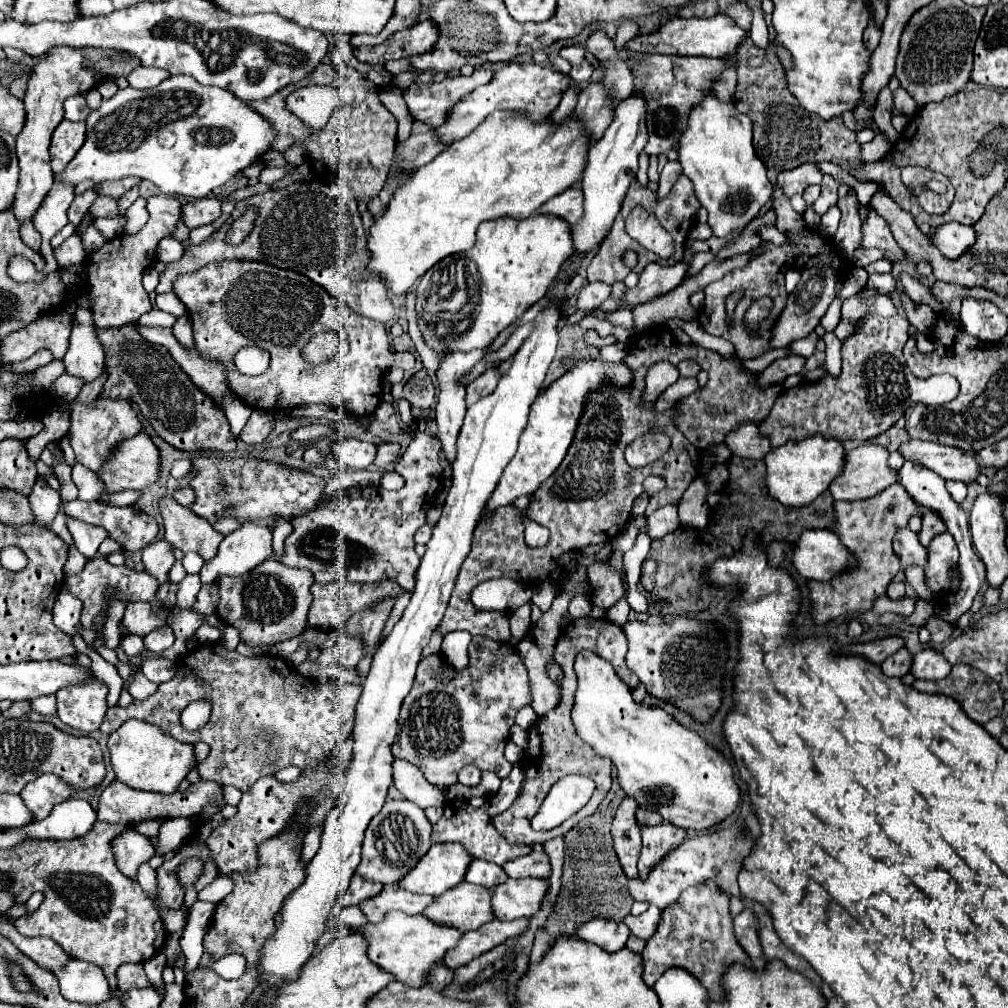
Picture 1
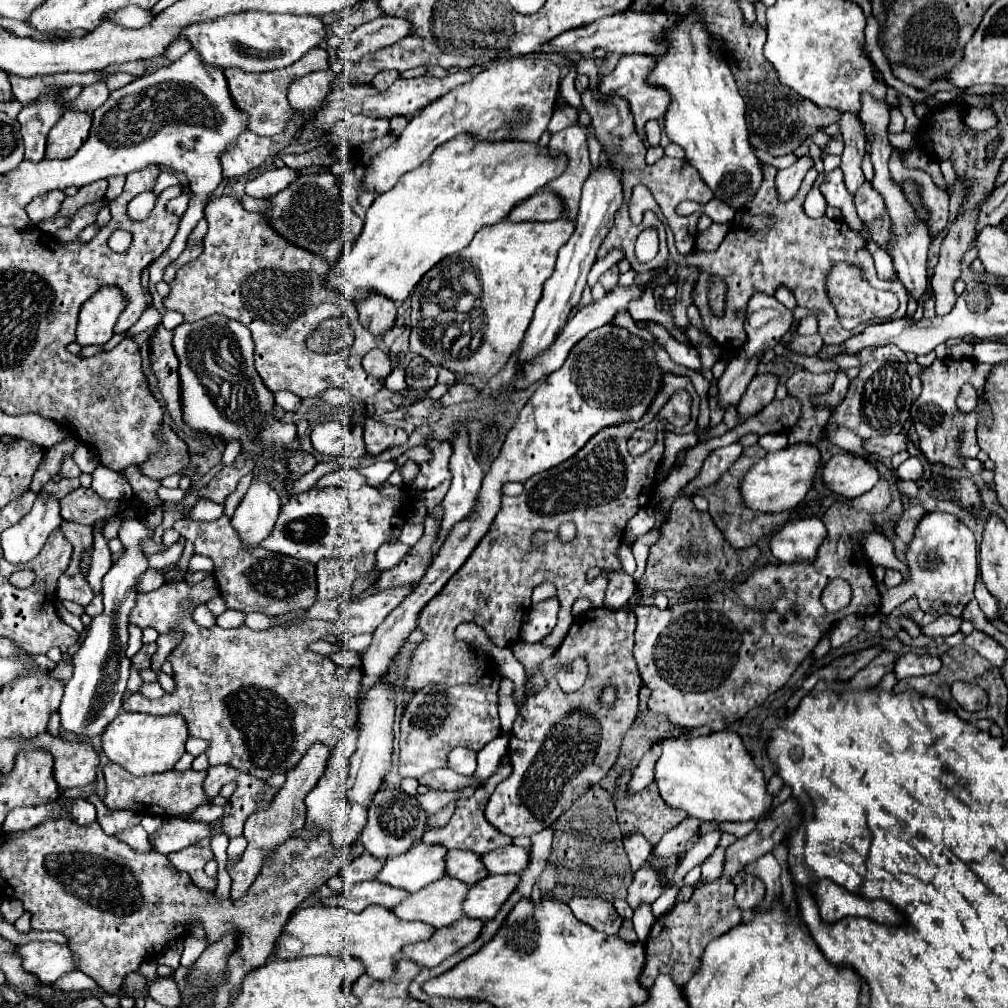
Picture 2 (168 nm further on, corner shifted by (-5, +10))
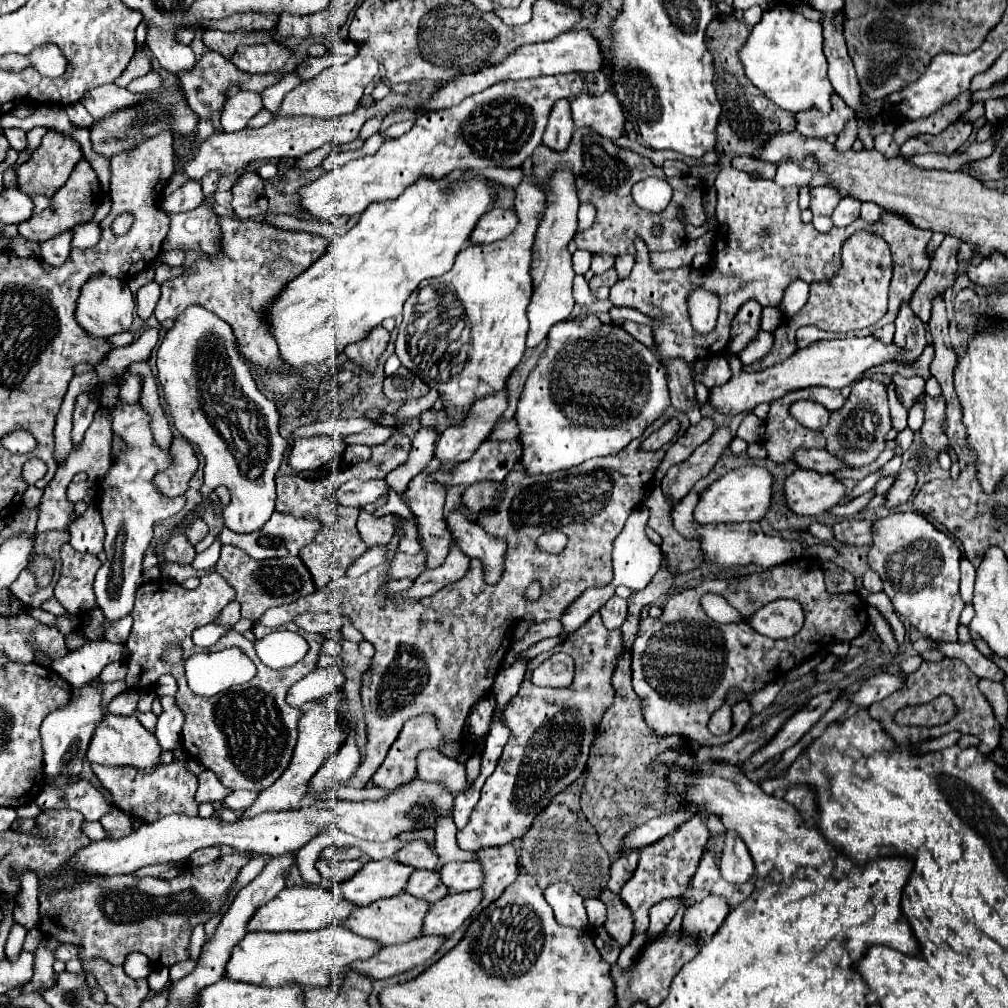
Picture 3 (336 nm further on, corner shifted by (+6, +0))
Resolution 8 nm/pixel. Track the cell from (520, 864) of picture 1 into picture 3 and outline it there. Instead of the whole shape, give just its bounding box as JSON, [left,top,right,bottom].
[440,861,484,893]

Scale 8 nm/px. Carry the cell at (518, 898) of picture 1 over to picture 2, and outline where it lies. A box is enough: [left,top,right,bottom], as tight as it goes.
[463,875,517,919]

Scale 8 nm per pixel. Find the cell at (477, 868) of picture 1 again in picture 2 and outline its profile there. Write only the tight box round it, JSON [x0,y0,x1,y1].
[445,851,487,885]

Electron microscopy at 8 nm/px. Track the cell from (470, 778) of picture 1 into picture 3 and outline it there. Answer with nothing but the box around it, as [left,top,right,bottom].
[418,751,466,795]

